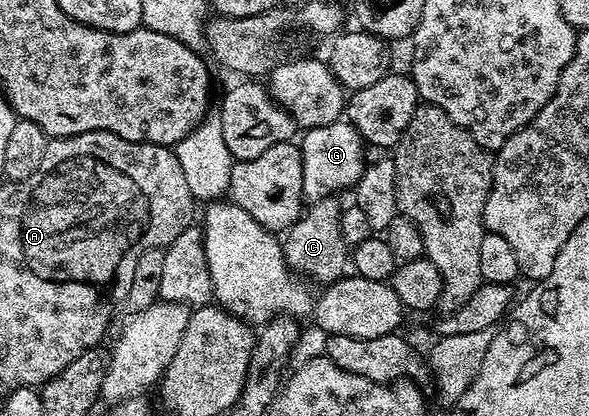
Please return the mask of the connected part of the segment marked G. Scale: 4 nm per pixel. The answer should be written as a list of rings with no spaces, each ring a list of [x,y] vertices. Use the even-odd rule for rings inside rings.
[[[342,120],[329,124],[327,128],[304,131],[305,139],[299,142],[303,160],[303,192],[305,202],[312,204],[324,198],[340,195],[340,190],[356,187],[367,167],[366,147],[357,136],[357,131]],[[365,149],[365,150],[364,150]]]

